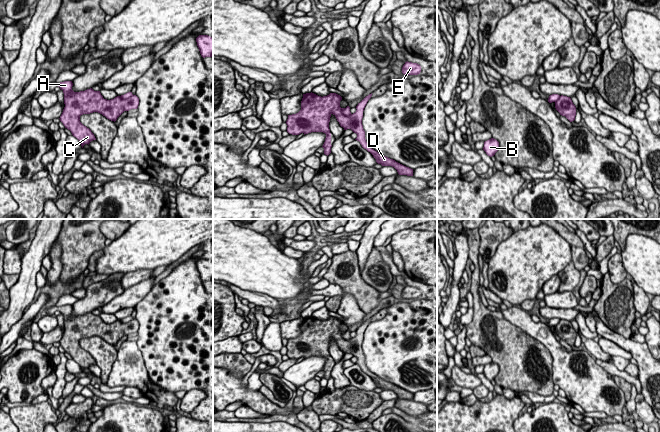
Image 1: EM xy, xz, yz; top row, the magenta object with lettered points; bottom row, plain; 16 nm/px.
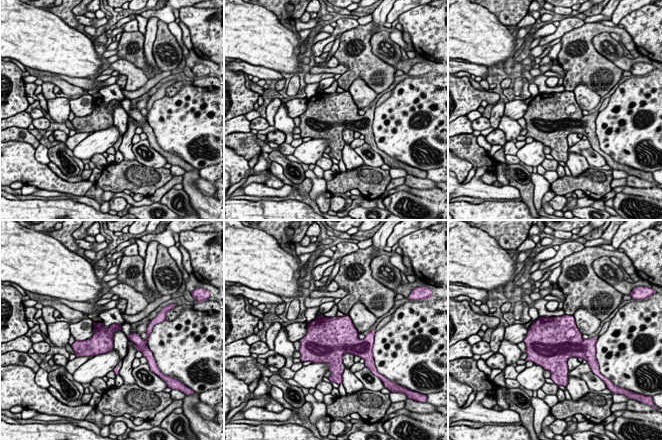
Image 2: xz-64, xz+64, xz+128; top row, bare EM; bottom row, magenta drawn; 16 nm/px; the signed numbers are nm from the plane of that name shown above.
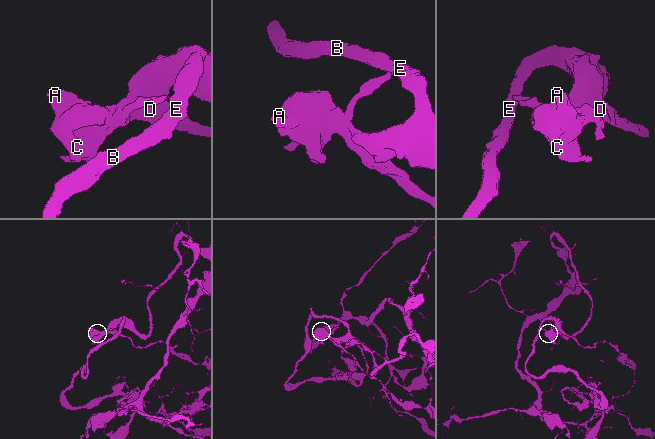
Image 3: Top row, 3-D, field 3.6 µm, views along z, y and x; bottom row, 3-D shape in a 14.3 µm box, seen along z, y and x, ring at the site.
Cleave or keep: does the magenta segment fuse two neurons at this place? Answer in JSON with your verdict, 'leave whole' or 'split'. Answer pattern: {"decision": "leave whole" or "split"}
{"decision": "split"}

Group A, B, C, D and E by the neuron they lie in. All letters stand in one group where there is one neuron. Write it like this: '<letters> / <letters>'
A C D / B E

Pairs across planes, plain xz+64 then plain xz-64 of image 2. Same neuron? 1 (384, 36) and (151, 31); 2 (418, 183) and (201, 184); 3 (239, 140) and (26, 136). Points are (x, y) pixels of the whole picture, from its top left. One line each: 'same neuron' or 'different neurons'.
1: different neurons
2: same neuron
3: same neuron

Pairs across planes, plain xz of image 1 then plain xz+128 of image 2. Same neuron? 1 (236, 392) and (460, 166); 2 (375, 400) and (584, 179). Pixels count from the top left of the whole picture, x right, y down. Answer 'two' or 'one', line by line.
1: one
2: one

